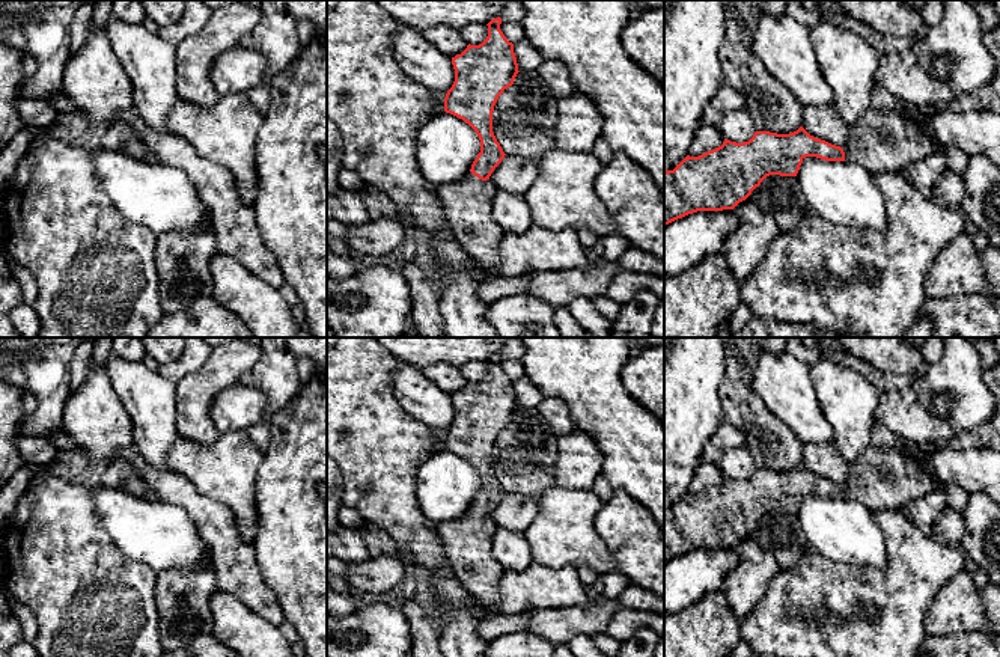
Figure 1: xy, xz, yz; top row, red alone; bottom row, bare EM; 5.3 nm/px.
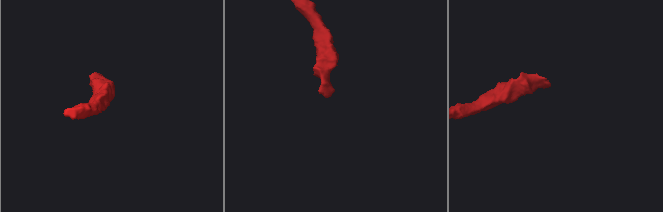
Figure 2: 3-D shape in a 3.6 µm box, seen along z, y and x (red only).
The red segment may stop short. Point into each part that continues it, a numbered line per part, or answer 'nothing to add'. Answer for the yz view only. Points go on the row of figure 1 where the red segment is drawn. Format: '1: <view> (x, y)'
1: yz (883, 140)

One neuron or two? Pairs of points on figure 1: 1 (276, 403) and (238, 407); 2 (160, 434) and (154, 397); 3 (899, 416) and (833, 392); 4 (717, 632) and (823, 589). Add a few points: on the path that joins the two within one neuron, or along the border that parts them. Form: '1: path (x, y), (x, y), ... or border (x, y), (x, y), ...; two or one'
1: border (237, 383), (256, 389), (271, 416); two
2: path (154, 425), (154, 406); one
3: border (880, 395), (875, 404), (874, 421); two
4: border (738, 621), (741, 638); two

